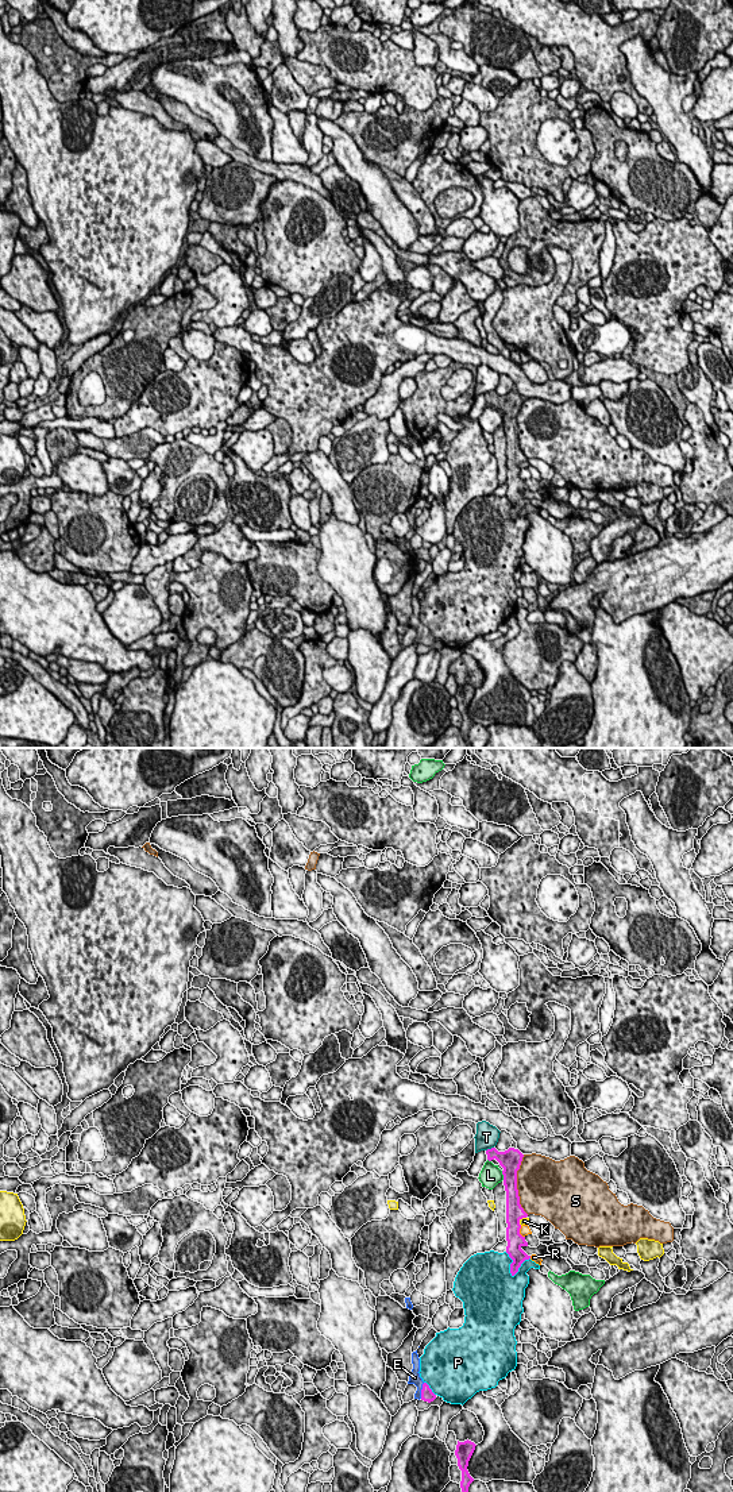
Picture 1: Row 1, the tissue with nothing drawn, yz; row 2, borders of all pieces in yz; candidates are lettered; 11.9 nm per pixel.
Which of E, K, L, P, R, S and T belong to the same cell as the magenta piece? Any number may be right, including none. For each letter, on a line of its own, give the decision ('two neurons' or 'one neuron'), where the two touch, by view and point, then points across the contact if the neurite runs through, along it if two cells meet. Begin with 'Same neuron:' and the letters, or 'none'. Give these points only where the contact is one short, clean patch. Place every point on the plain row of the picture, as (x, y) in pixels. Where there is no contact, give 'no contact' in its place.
Same neuron: E
E: one neuron; contact yz (421, 635); way yz (427, 639), (421, 635), (415, 621)
K: two neurons; contact yz (519, 465); border yz (525, 461), (520, 465), (520, 469)
L: two neurons; contact yz (502, 417)
P: two neurons; contact yz (520, 509)
R: two neurons; contact yz (519, 475); border yz (520, 470), (520, 477), (524, 481)
S: two neurons; contact yz (516, 428)
T: two neurons; contact yz (489, 393); border yz (493, 390), (486, 394)

